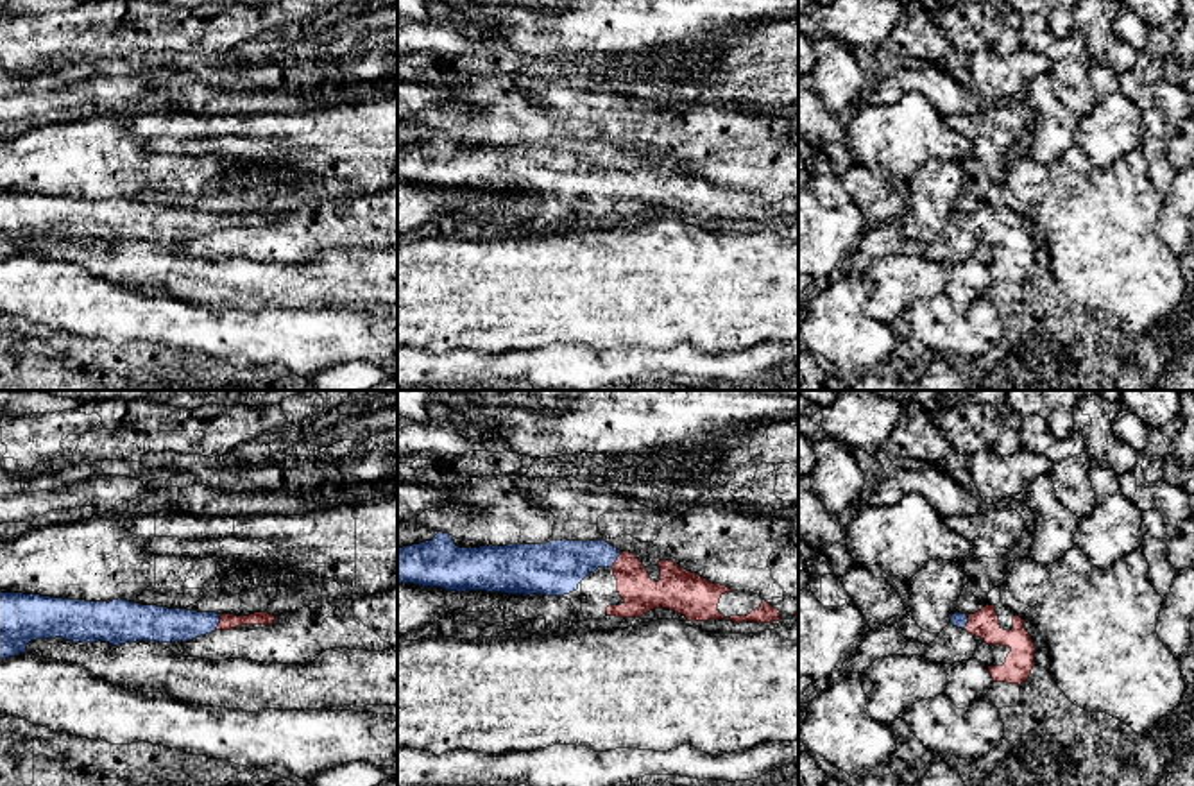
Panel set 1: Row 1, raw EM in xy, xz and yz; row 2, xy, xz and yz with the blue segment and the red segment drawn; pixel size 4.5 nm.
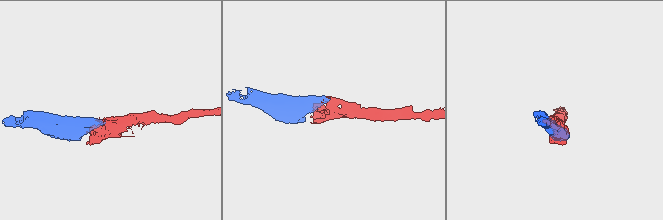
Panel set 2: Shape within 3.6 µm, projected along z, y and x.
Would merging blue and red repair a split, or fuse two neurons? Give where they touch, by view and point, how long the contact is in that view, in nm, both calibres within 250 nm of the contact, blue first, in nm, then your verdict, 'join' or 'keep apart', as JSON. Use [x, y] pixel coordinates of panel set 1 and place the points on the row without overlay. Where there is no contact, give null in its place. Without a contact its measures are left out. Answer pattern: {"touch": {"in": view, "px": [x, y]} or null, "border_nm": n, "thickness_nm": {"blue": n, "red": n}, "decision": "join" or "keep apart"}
{"touch": {"in": "xy", "px": [219, 221]}, "border_nm": 80, "thickness_nm": {"blue": 160, "red": 70}, "decision": "join"}

